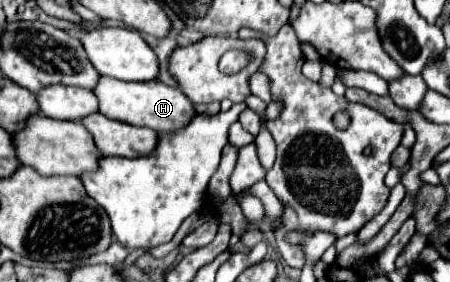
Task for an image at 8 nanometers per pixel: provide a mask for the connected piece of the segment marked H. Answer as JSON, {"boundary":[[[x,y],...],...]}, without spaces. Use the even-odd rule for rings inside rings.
{"boundary":[[[99,76],[99,82],[93,88],[93,94],[99,100],[99,112],[101,114],[105,114],[113,120],[119,120],[119,122],[127,122],[127,124],[135,124],[135,126],[147,126],[147,128],[153,128],[157,132],[177,130],[177,128],[189,124],[191,118],[195,116],[191,100],[179,88],[165,86],[157,80],[123,82],[123,80],[113,80],[109,76]]]}

